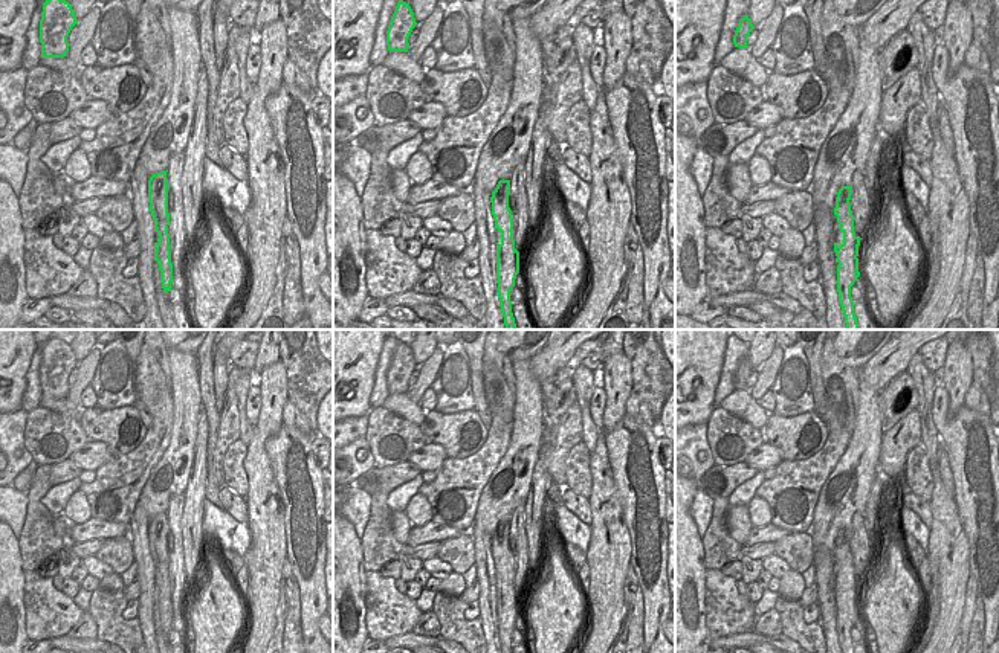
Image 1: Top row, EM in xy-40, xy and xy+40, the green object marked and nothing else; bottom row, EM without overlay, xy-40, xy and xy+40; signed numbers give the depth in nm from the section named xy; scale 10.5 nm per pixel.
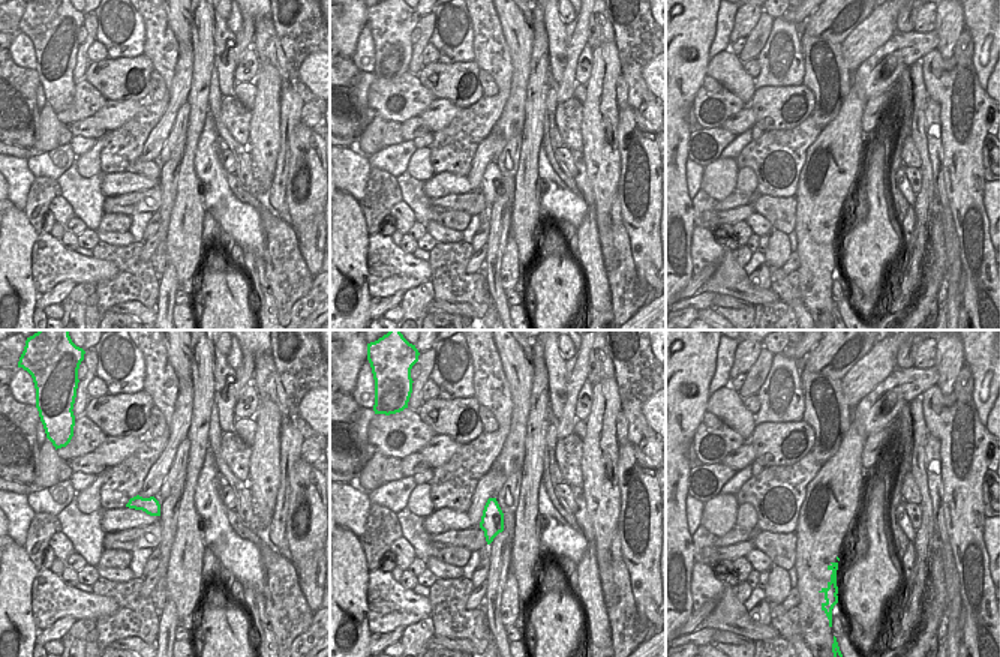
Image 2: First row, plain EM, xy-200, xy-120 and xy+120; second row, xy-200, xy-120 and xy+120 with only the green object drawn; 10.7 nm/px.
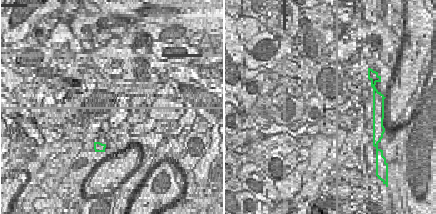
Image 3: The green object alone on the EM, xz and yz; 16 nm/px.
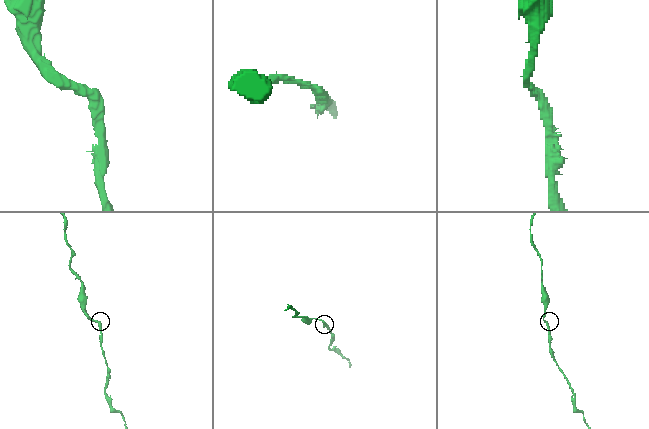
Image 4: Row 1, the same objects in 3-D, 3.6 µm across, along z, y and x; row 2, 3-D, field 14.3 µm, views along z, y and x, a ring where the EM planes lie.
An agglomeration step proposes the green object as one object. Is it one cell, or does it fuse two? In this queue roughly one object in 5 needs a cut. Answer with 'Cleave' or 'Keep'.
Keep

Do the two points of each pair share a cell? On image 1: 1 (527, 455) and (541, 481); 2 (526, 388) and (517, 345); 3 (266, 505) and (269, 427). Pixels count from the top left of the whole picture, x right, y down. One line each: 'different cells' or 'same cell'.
1: different cells
2: different cells
3: same cell

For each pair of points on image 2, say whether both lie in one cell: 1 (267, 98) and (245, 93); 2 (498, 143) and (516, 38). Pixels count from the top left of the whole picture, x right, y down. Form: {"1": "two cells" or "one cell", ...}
{"1": "two cells", "2": "one cell"}

